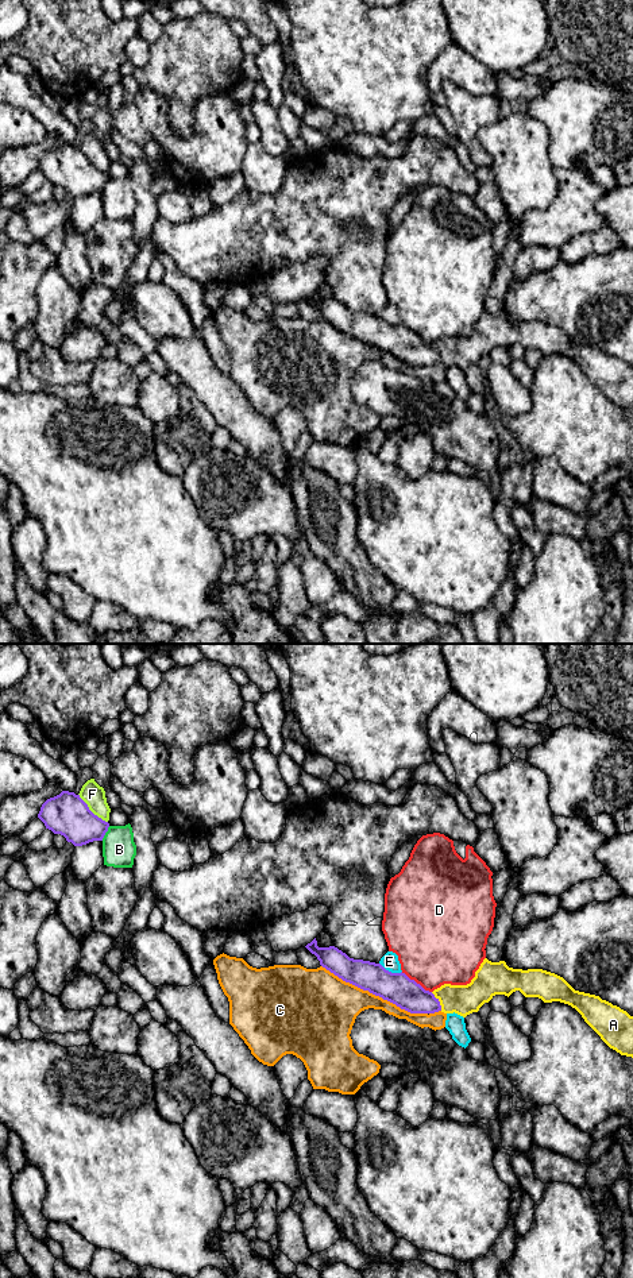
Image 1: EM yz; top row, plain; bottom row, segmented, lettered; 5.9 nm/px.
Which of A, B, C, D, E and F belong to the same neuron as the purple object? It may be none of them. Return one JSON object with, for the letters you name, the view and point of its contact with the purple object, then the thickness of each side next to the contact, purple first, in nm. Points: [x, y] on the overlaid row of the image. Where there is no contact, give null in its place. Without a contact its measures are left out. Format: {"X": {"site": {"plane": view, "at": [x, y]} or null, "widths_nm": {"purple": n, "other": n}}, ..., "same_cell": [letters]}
{"A": {"site": {"plane": "yz", "at": [439, 1002]}, "widths_nm": {"purple": 180, "other": 180}}, "same_cell": ["A"]}

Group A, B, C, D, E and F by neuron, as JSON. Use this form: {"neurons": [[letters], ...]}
{"neurons": [["A"], ["B"], ["C"], ["D"], ["E"], ["F"]]}

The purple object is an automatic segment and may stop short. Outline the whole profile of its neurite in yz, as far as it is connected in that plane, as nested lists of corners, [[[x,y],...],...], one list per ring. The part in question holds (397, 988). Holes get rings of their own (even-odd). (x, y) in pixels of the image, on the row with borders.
[[[316,938],[305,946],[317,957],[320,965],[341,978],[363,991],[387,1000],[401,1009],[410,1013],[458,1013],[463,1018],[489,1003],[495,995],[510,996],[520,991],[525,997],[539,997],[544,1003],[560,1001],[575,1008],[584,1022],[601,1036],[601,1039],[621,1055],[633,1058],[633,1016],[611,1003],[602,1000],[599,996],[575,991],[563,977],[543,970],[543,969],[513,969],[505,961],[491,962],[483,960],[475,977],[467,985],[444,984],[433,992],[425,991],[414,980],[410,980],[405,973],[391,973],[381,964],[354,960],[335,946],[319,947]]]

